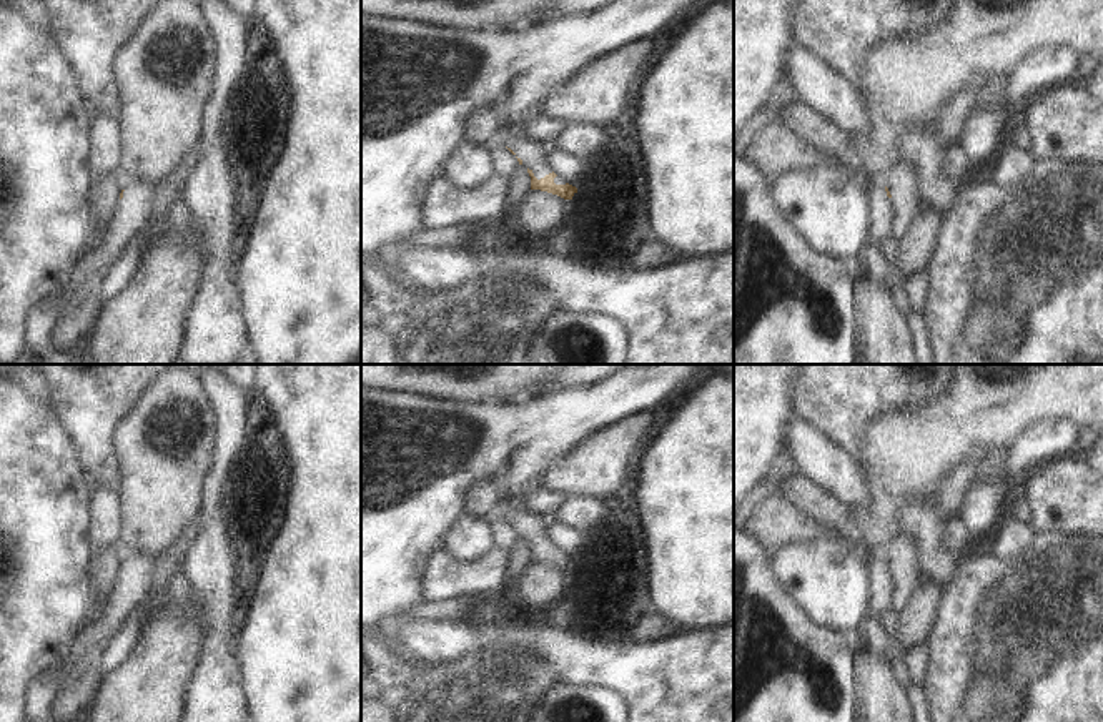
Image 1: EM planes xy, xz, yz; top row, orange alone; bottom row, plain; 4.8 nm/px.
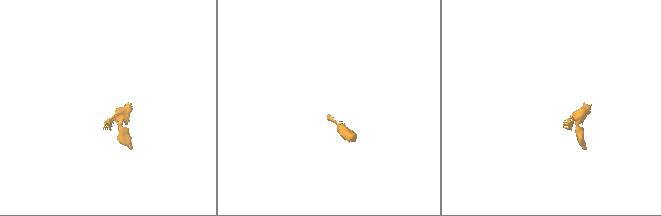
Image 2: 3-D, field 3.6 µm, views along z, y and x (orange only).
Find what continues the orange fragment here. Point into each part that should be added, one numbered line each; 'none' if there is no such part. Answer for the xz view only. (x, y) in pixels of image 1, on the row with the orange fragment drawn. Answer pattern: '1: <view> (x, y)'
1: xz (534, 157)

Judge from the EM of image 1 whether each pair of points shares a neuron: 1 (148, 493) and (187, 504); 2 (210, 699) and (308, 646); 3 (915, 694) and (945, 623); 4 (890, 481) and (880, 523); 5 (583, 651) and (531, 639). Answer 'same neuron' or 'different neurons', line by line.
1: same neuron
2: different neurons
3: different neurons
4: same neuron
5: same neuron

